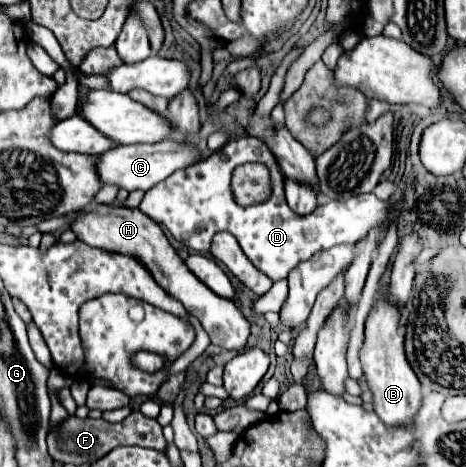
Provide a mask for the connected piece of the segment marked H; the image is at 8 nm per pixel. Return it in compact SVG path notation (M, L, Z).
M99 205L91 213L85 213L75 219L71 225L73 233L77 239L91 247L105 249L109 253L125 253L137 261L141 261L153 279L163 287L171 297L183 303L183 307L199 319L203 329L207 331L209 339L213 345L219 345L223 349L241 349L247 343L249 337L249 323L237 309L237 305L225 297L219 297L213 293L207 285L203 285L183 263L183 259L177 255L177 251L171 247L167 241L165 233L161 227L149 219L145 213L139 209L127 209L127 207L117 207L117 205Z

